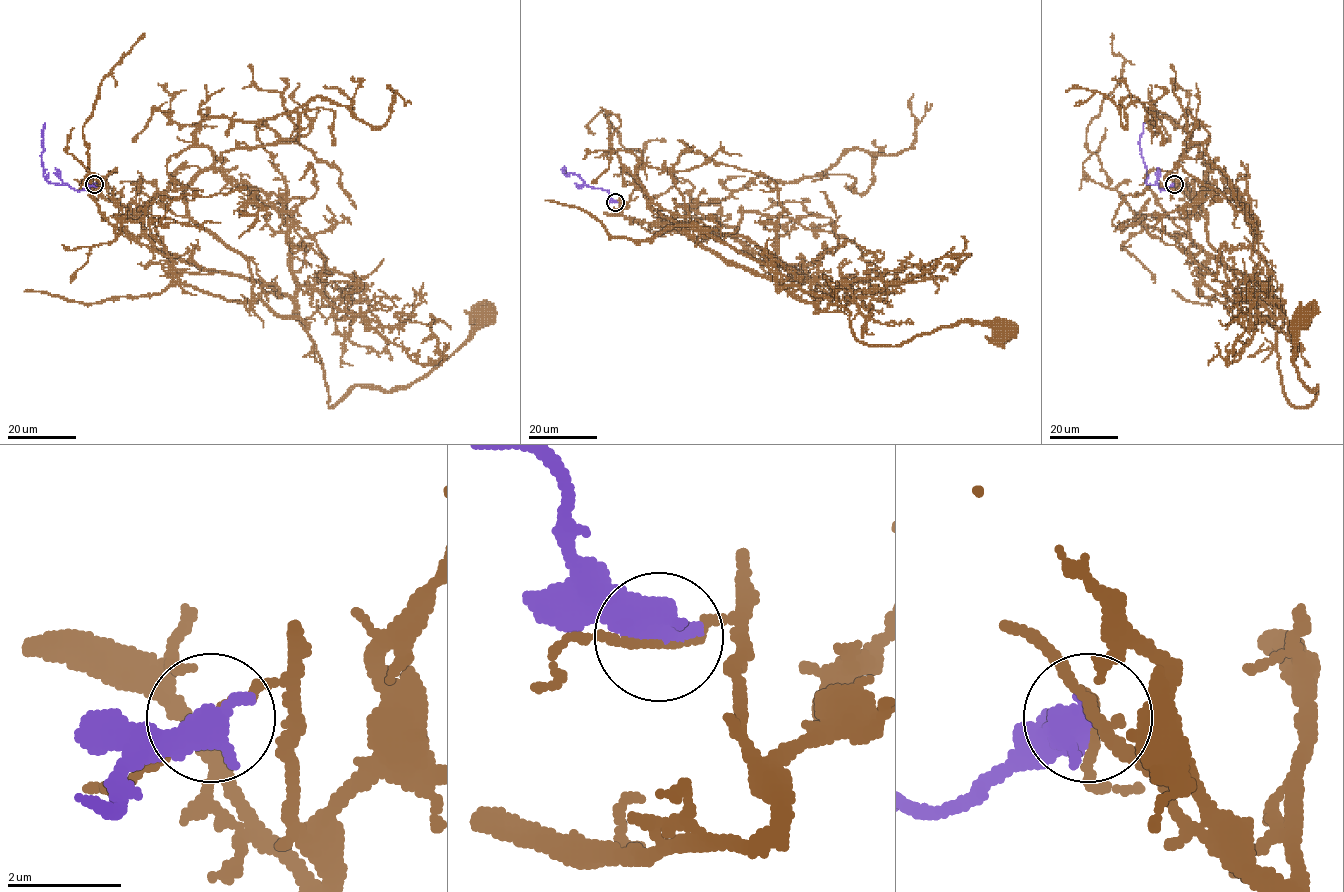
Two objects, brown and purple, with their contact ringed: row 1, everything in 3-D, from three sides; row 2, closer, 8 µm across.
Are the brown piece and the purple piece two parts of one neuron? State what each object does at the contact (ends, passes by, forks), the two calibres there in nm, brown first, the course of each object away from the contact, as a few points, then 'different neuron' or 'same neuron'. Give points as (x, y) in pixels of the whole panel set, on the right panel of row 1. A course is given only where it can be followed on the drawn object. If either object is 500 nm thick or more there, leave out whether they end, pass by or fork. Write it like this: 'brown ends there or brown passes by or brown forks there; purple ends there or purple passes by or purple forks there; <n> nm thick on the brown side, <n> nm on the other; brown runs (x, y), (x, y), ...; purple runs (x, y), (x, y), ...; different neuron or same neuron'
120 nm thick on the brown side, 650 nm on the other; brown runs (1174, 184), (1193, 201), (1197, 248), (1273, 296), (1284, 397), (1306, 407), (1318, 386), (1294, 361), (1306, 312); purple runs (1174, 184), (1160, 189), (1157, 184), (1144, 182), (1147, 175), (1139, 138), (1144, 122); different neuron

